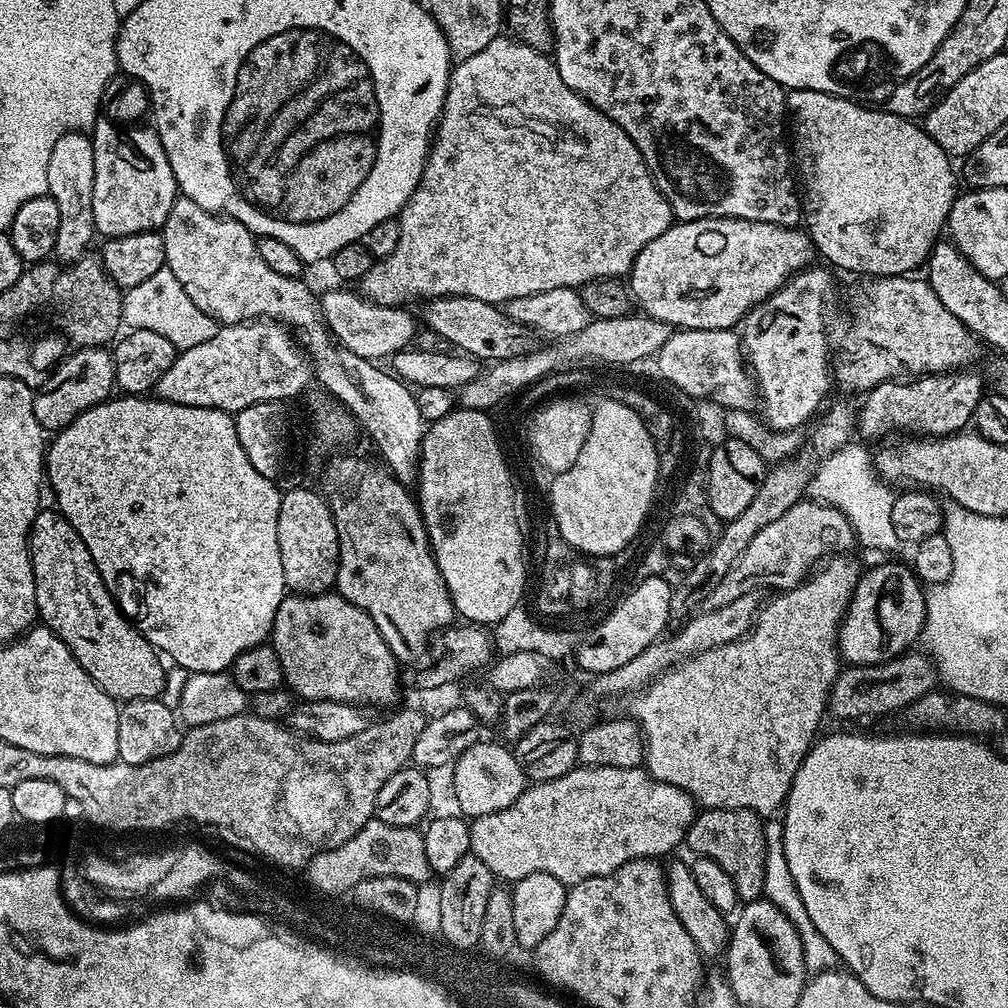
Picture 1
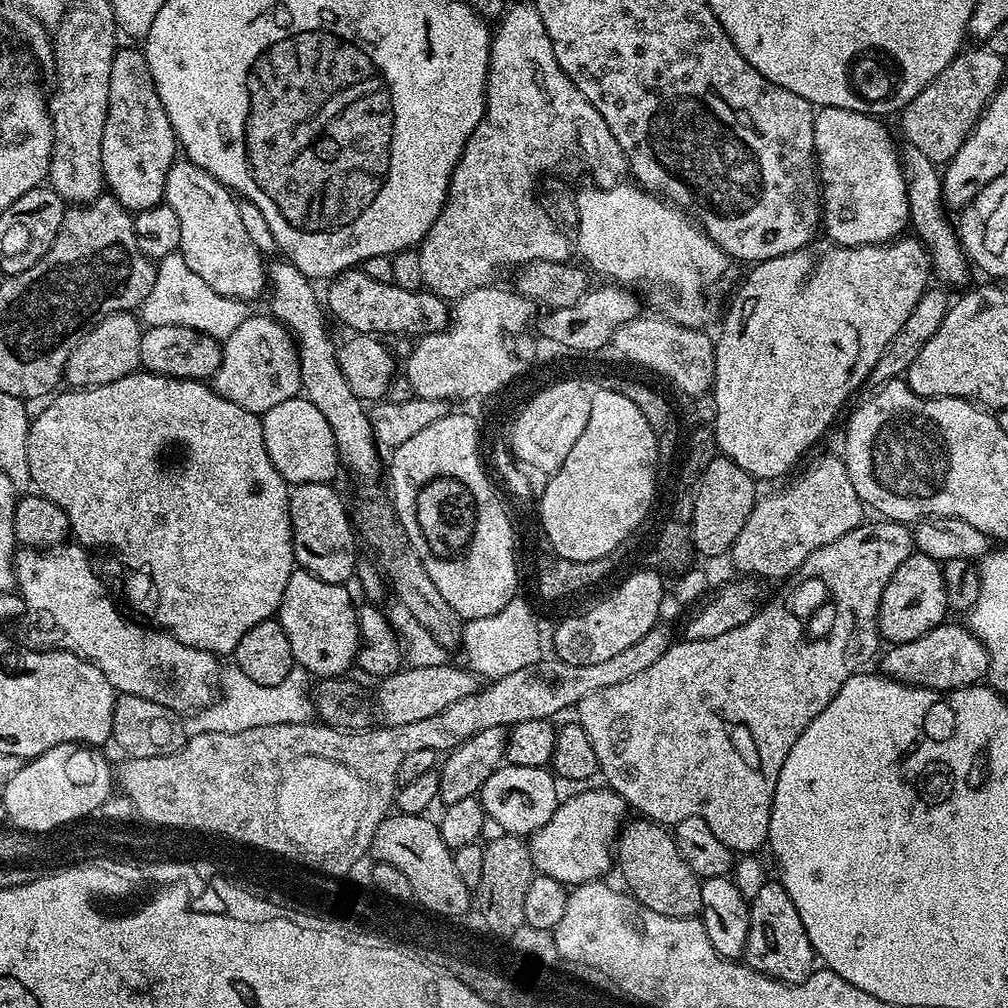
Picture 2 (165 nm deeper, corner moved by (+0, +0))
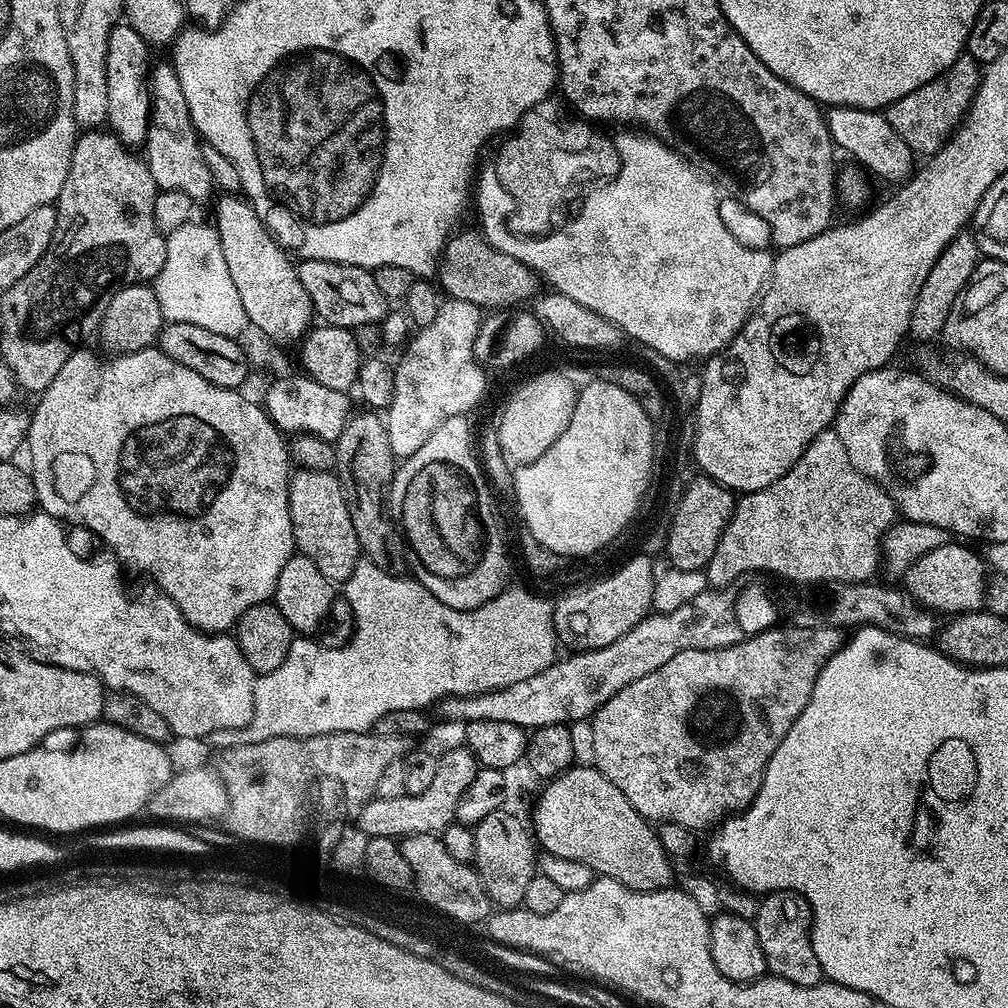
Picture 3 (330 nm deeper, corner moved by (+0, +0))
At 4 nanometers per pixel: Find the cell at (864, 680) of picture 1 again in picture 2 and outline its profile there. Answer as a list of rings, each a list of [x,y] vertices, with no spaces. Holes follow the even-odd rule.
[[[945,622],[922,634],[922,638],[914,638],[914,642],[891,645],[887,649],[889,652],[885,651],[879,657],[879,671],[900,684],[939,692],[969,688],[971,684],[981,683],[988,675],[988,651],[971,628],[960,624]]]

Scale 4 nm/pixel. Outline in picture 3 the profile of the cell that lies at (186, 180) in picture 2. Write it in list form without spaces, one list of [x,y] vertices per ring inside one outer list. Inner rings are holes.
[[[164,62],[151,69],[148,78],[148,90],[152,93],[152,113],[150,114],[150,126],[148,127],[148,138],[142,145],[143,155],[149,166],[150,174],[153,175],[159,191],[182,190],[190,194],[194,202],[200,200],[211,201],[214,181],[210,170],[206,166],[206,158],[202,158],[202,137],[197,132],[194,122],[190,118],[190,106],[186,106],[186,94],[182,94],[182,82],[178,82],[178,74],[170,62]]]

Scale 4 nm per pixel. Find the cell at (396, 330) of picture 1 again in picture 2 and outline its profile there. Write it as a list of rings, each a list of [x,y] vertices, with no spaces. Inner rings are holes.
[[[249,314],[238,330],[222,341],[220,365],[210,380],[219,396],[234,402],[234,406],[242,406],[242,410],[257,414],[301,395],[296,341],[283,324],[273,320],[271,315],[263,315]]]

